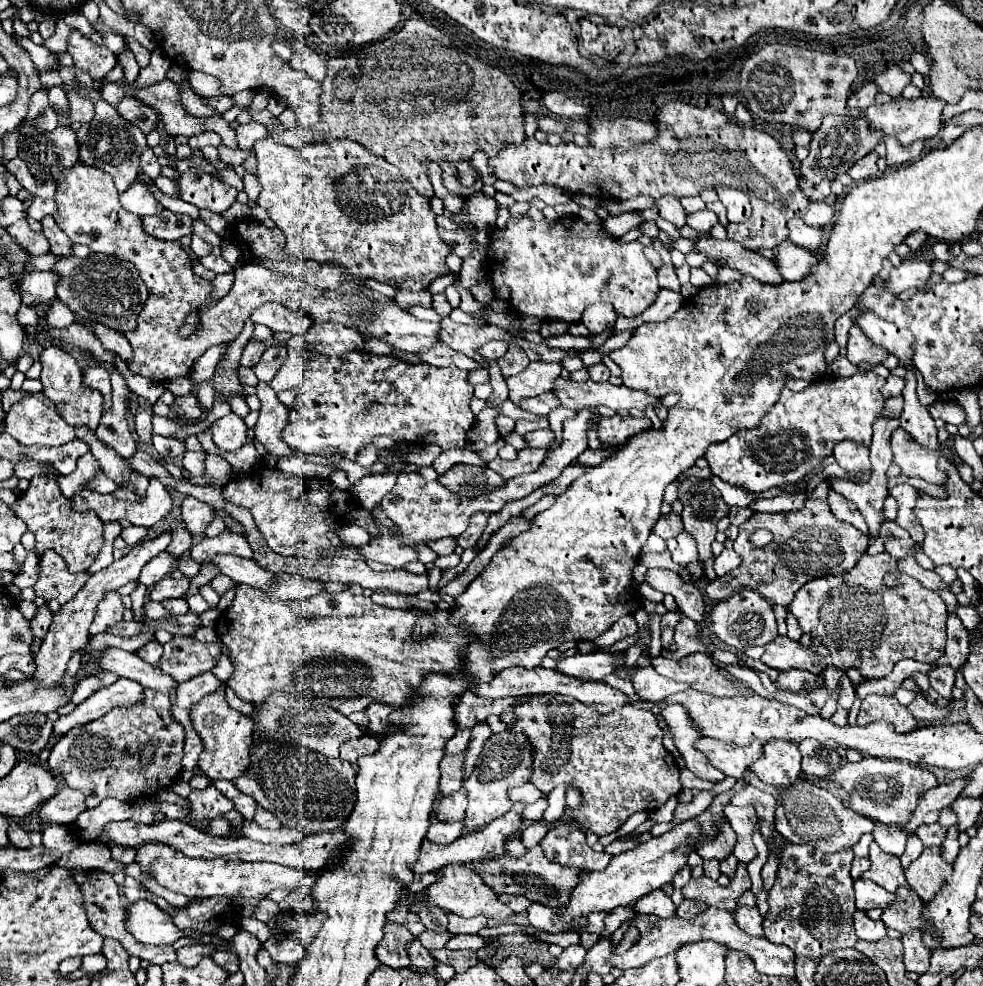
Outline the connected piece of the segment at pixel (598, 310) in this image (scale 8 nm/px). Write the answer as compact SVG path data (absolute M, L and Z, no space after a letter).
M603 302L591 304L591 306L583 312L583 324L587 326L587 330L589 330L591 334L601 334L601 332L613 328L615 320L617 320L615 310L613 310L609 304L603 304Z

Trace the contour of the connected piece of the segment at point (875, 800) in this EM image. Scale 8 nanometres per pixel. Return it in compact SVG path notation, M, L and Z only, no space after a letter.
M865 756L861 762L849 762L843 768L831 772L825 780L841 784L851 794L851 808L861 816L869 816L883 824L905 825L917 808L917 796L937 786L935 776L919 766L905 764L901 760L881 760Z

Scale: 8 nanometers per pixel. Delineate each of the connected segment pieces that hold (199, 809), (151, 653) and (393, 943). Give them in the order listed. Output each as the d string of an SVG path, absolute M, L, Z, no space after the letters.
M211 786L205 790L191 790L187 798L191 804L189 820L199 824L209 824L211 820L221 818L225 812L233 810L233 802L229 802L221 792Z
M149 642L137 654L139 654L139 658L143 658L145 662L149 662L149 664L155 666L157 660L161 658L161 652L163 652L163 646L159 642Z
M393 922L385 924L385 936L375 948L375 956L381 964L389 968L407 968L409 966L409 954L407 954L407 944L411 942L411 934Z

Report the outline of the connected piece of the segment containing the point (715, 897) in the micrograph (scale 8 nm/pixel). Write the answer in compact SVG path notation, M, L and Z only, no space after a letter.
M737 866L737 872L727 888L719 886L707 876L701 876L701 878L691 878L691 882L683 888L683 896L697 898L721 910L733 910L737 908L739 896L749 888L751 888L751 878L747 872L747 866Z

